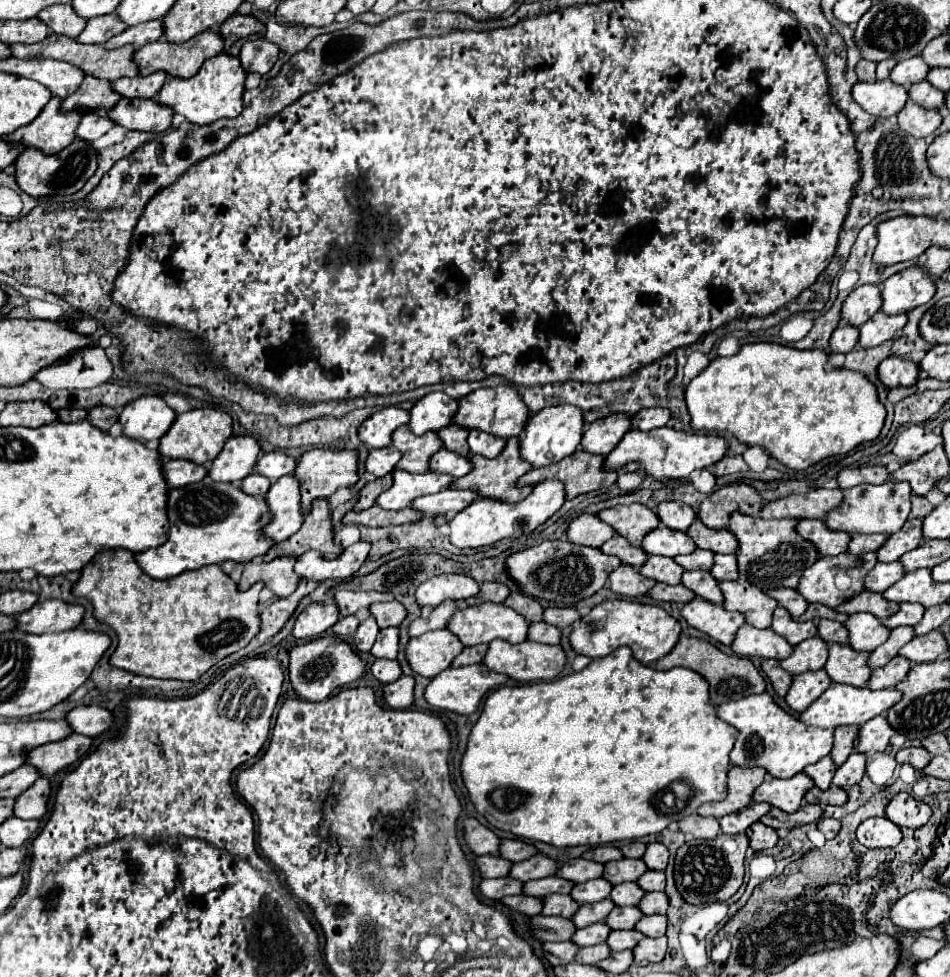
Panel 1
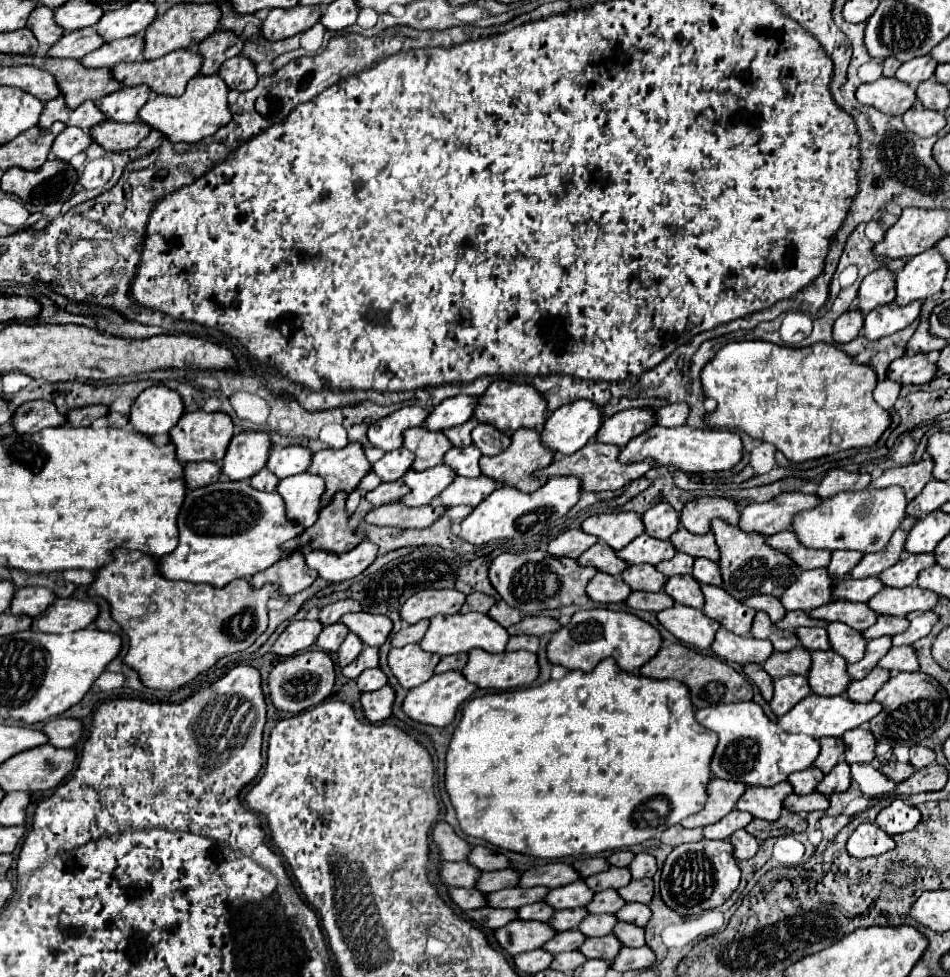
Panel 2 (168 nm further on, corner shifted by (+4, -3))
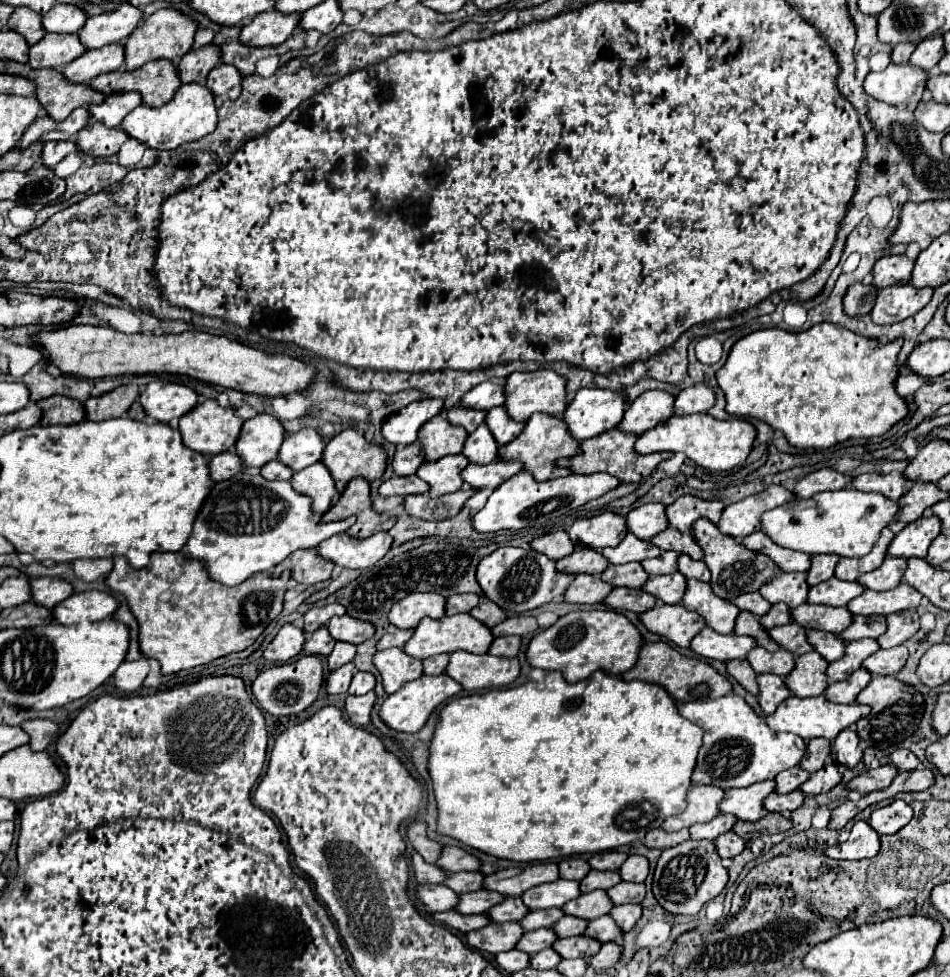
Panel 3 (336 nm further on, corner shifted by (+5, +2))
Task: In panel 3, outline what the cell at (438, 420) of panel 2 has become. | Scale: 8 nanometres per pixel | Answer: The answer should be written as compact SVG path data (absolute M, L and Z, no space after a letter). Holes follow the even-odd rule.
M484 381L480 385L476 385L470 393L466 393L466 397L462 397L460 405L462 407L472 407L472 409L492 409L492 407L500 407L506 401L506 393L504 393L504 385L502 383L492 383L492 381Z

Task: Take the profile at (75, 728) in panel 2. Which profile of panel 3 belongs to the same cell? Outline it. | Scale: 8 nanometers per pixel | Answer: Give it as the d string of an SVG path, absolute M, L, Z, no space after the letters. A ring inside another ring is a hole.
M30 719L24 721L20 727L30 735L28 745L32 751L44 751L58 731L58 725L50 719Z

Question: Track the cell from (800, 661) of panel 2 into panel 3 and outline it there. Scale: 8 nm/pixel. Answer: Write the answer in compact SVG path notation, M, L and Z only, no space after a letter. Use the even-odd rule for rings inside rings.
M754 647L748 655L746 661L756 673L774 673L780 677L786 677L790 669L794 669L794 655L786 653L784 649L778 649L774 653L768 653L762 647Z

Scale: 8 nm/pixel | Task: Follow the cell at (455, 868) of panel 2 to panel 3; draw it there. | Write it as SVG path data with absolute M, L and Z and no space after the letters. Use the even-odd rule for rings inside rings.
M412 853L412 869L414 869L414 877L418 883L430 883L430 885L438 885L444 881L444 877L448 873L442 873L442 869L436 869L436 865L428 865L422 861L422 857L418 857L418 853Z

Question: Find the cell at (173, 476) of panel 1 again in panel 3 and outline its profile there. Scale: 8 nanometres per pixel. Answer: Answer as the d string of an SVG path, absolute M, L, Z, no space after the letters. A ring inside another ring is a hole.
M226 451L210 459L210 475L214 481L226 481L244 469L236 451Z

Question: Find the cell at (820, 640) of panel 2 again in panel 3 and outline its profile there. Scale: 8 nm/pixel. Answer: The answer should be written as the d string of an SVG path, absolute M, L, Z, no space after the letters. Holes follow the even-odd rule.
M788 623L782 625L778 629L770 629L768 635L786 651L794 653L794 655L802 655L810 651L810 645L806 641L806 629L802 629L802 625L798 623Z

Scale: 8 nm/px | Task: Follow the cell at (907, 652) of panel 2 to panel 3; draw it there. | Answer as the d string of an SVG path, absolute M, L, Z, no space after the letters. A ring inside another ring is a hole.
M904 645L894 649L878 649L868 659L864 659L862 667L872 675L896 675L908 659L908 649Z

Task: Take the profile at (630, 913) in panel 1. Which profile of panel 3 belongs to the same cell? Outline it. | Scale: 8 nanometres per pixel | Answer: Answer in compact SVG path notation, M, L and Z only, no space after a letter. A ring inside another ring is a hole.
M562 917L552 925L552 931L556 933L558 939L564 939L564 937L580 935L582 929L586 929L586 925L588 925L588 921L582 921L578 917Z

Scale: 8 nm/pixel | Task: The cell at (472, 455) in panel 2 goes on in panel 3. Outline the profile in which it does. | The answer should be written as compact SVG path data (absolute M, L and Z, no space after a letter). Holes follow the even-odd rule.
M482 423L474 433L468 435L462 453L470 457L470 463L480 463L480 465L486 465L498 457L498 443L494 441L486 423Z

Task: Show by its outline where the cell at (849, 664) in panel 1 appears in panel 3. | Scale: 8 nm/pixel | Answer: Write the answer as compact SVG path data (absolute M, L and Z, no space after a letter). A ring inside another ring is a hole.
M814 651L796 657L794 669L784 679L786 689L790 689L790 693L800 699L822 695L824 689L828 687L826 673L824 673L826 665L828 663L822 661L822 657L818 657L818 653Z

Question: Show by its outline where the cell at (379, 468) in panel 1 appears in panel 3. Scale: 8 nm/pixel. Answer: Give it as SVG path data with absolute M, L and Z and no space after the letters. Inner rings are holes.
M412 443L406 447L398 447L392 467L396 471L396 475L412 475L418 471L418 467L426 461L424 449L420 443Z

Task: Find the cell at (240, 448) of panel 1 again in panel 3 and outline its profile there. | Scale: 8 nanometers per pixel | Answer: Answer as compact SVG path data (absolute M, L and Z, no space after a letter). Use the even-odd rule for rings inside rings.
M258 413L256 417L244 421L236 443L236 453L242 457L244 467L262 467L276 459L284 437L284 427L276 417Z

